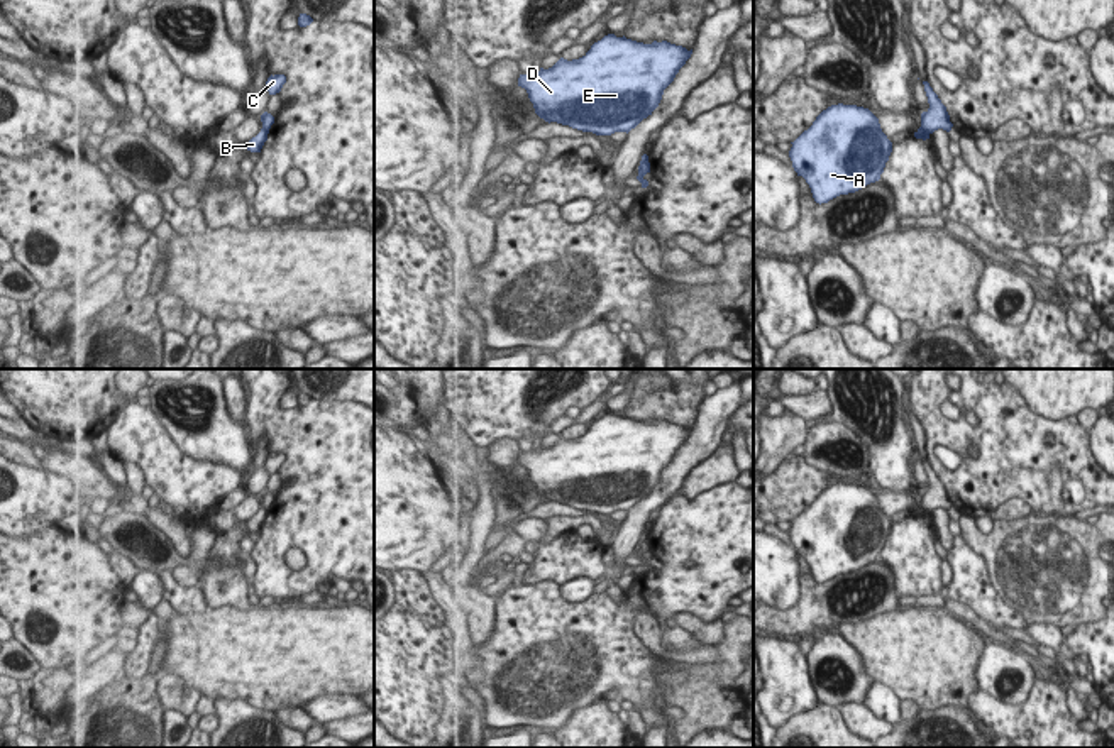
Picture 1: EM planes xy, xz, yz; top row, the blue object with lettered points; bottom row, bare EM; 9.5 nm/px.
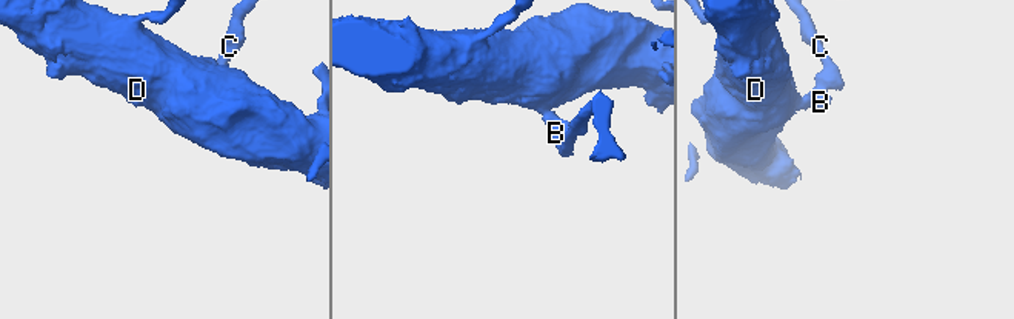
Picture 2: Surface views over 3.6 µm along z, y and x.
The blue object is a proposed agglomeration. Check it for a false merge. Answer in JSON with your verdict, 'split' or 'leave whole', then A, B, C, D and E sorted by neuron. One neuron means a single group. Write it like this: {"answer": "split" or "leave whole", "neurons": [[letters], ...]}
{"answer": "split", "neurons": [["A", "B", "D", "E"], ["C"]]}

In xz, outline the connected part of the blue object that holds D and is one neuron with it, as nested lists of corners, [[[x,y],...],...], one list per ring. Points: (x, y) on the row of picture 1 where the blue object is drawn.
[[[604,36],[579,59],[560,58],[552,68],[520,74],[518,86],[525,88],[535,113],[545,122],[557,122],[596,135],[630,132],[659,107],[664,90],[691,58],[692,49],[667,41],[652,44]]]

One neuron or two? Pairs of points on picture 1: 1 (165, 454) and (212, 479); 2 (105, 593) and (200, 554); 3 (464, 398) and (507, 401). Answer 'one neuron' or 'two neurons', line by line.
1: one neuron
2: two neurons
3: one neuron

